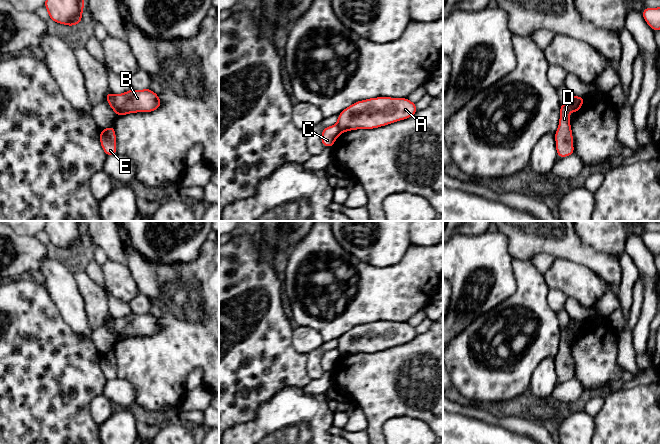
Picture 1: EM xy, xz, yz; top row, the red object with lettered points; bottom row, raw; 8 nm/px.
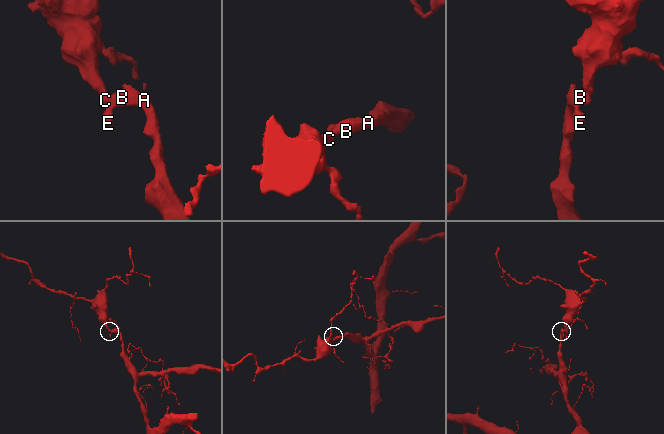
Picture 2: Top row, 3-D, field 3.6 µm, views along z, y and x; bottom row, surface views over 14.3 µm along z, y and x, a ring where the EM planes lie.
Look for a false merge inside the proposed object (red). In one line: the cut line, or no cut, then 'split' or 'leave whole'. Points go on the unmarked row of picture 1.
yz (570, 320), (572, 334) | split

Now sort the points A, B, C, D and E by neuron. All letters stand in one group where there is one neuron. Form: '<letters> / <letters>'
A B D E / C

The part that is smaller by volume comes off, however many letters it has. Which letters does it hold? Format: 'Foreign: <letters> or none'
Foreign: C

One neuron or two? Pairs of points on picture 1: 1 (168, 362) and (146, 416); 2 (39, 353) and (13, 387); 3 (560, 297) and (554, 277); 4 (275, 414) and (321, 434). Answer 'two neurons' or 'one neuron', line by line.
1: two neurons
2: one neuron
3: two neurons
4: one neuron

